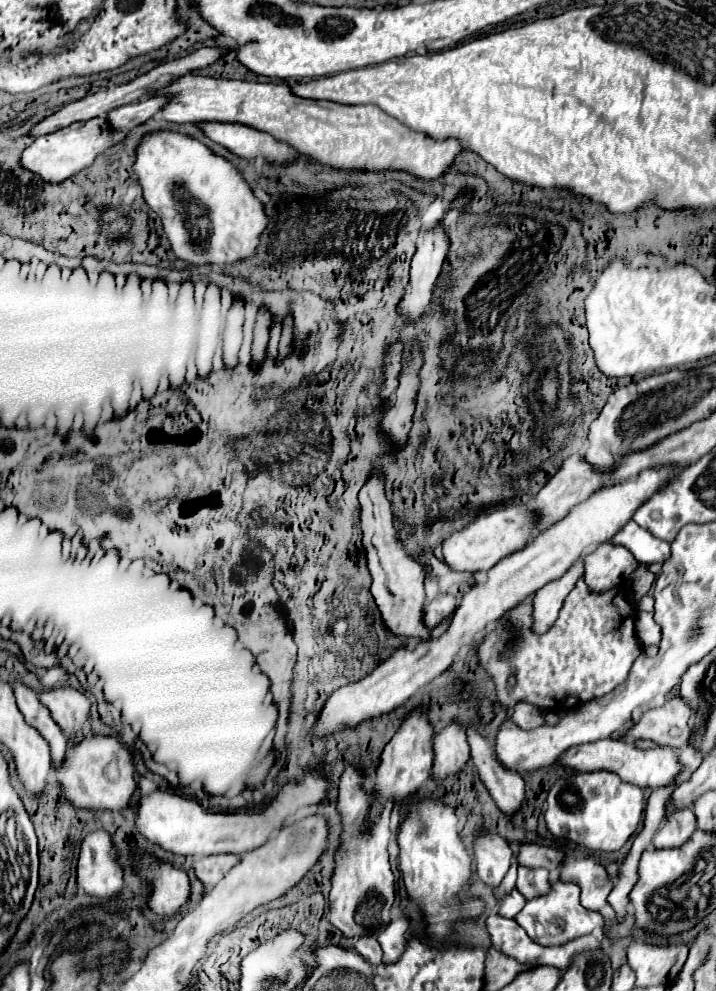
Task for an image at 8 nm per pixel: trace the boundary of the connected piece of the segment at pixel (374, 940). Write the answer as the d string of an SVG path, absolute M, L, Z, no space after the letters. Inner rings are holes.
M364 934L354 942L354 948L364 954L364 958L368 958L368 962L372 964L380 964L382 962L382 948L378 942L378 934Z

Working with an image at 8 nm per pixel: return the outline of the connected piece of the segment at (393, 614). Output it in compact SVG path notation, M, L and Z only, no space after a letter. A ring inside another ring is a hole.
M372 470L372 476L360 490L360 520L362 520L362 532L364 532L364 550L368 558L368 568L372 574L372 596L376 600L376 606L382 614L382 620L386 626L398 634L398 636L408 636L408 638L428 638L424 630L424 566L420 566L418 560L414 560L404 546L400 544L396 536L396 528L392 526L392 512L390 512L390 502L386 498L384 490L384 478L378 470Z

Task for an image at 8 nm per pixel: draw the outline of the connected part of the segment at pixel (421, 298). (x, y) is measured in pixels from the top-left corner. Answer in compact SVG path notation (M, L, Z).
M440 226L430 230L424 242L418 244L418 250L412 258L410 282L398 306L400 314L406 316L406 324L414 324L424 316L446 252L448 252L448 238Z

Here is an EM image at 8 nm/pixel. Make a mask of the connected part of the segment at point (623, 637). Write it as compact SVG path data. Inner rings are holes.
M580 578L572 594L568 594L558 620L542 636L532 634L532 604L520 604L514 610L510 610L510 622L506 622L496 632L488 634L486 640L480 644L478 648L480 666L494 678L496 696L502 702L502 706L508 710L512 710L518 700L534 704L542 710L570 710L584 702L608 694L628 678L630 666L642 650L640 642L636 642L634 620L636 620L636 610L622 588L612 588L608 592L594 594L586 588L584 578ZM510 630L516 630L516 634L512 636ZM510 672L516 672L516 680L518 680L514 692L508 692L506 688L506 680Z

